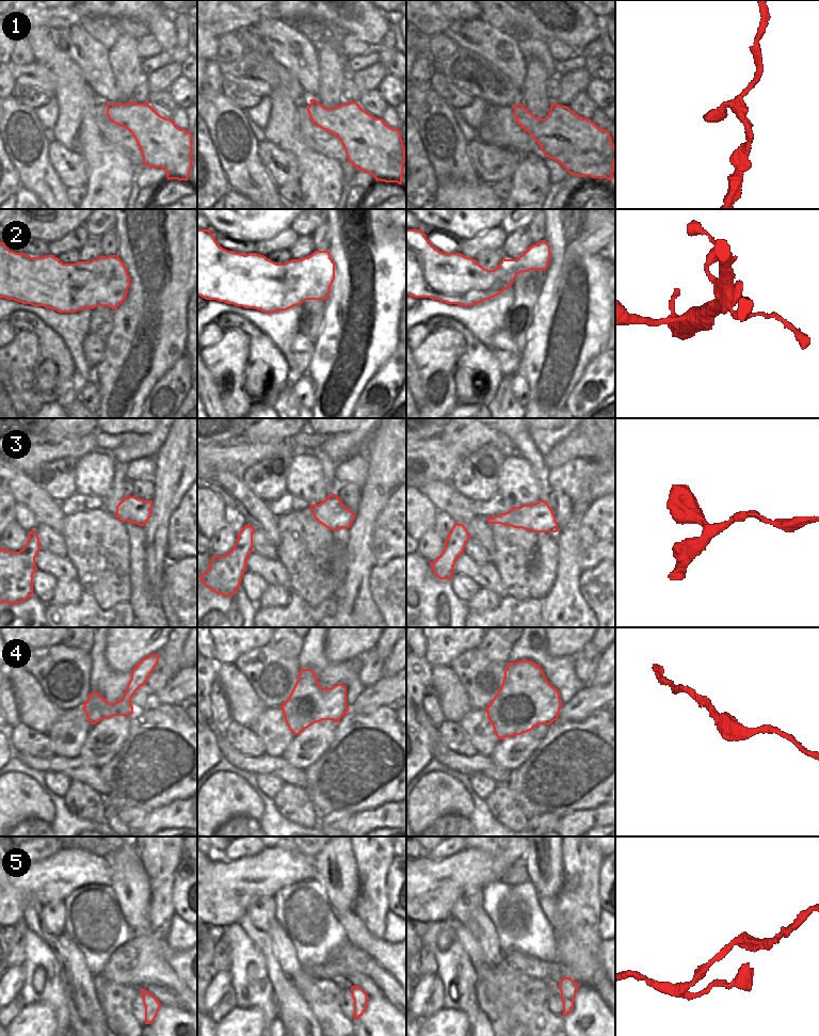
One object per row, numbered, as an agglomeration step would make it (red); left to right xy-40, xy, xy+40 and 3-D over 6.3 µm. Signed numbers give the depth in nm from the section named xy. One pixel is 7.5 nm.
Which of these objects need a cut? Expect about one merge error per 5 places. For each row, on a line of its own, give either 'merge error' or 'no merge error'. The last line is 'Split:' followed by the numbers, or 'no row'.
1: no merge error
2: no merge error
3: no merge error
4: no merge error
5: no merge error
Split: no row

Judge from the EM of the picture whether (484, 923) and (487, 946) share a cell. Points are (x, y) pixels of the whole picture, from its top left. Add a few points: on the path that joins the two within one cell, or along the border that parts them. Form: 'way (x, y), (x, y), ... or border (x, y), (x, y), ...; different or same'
way (484, 928), (487, 941); same

